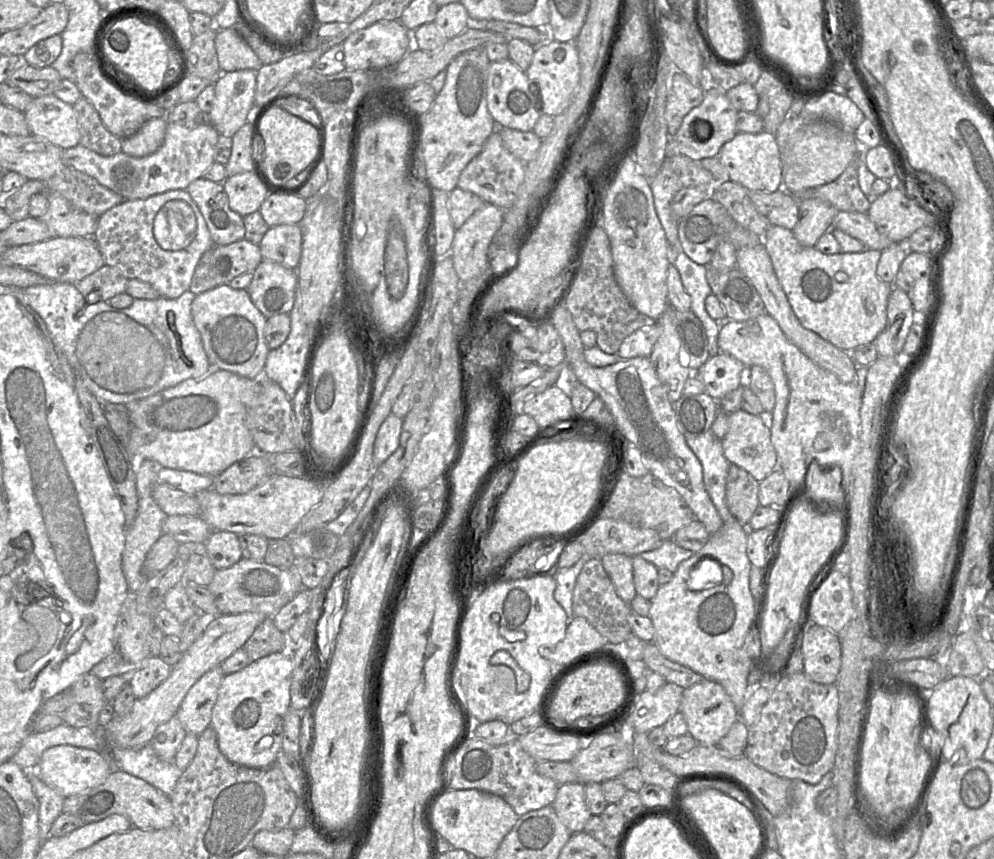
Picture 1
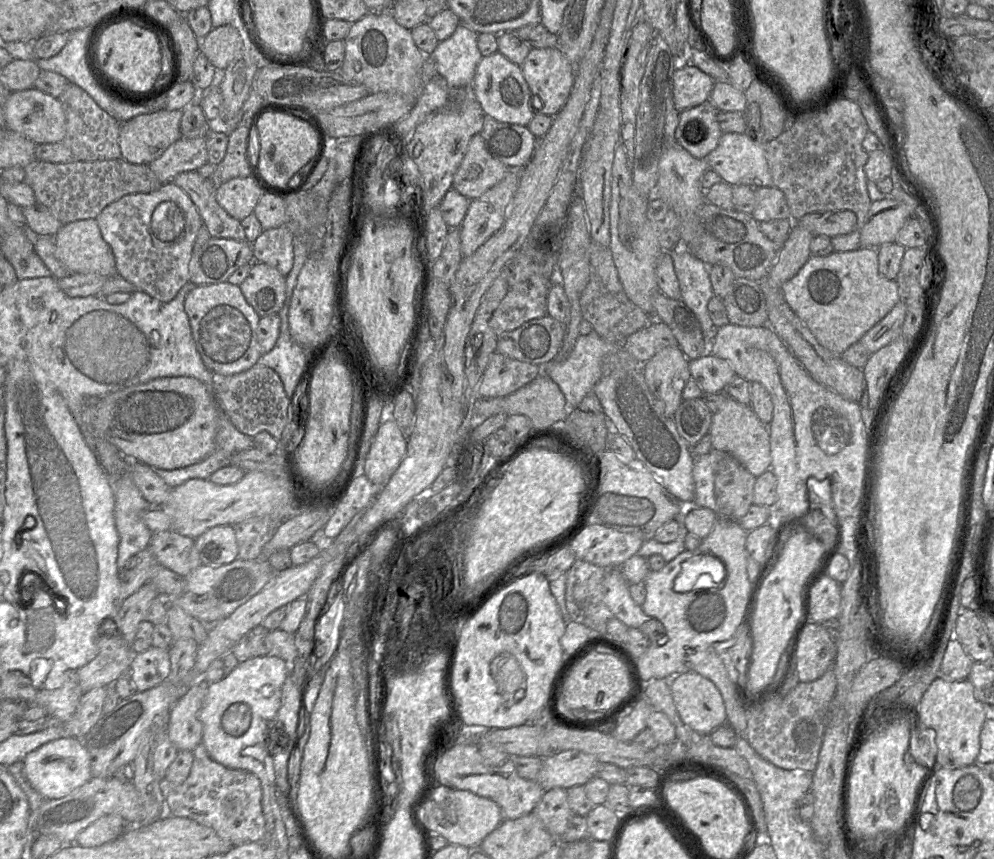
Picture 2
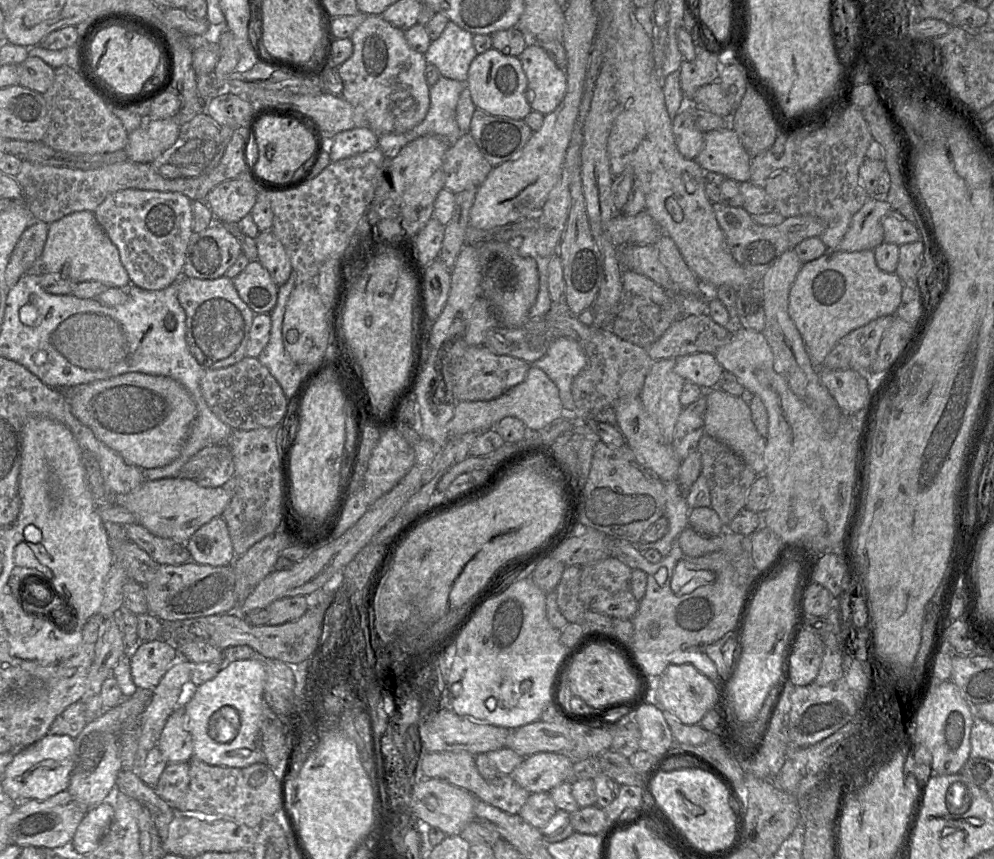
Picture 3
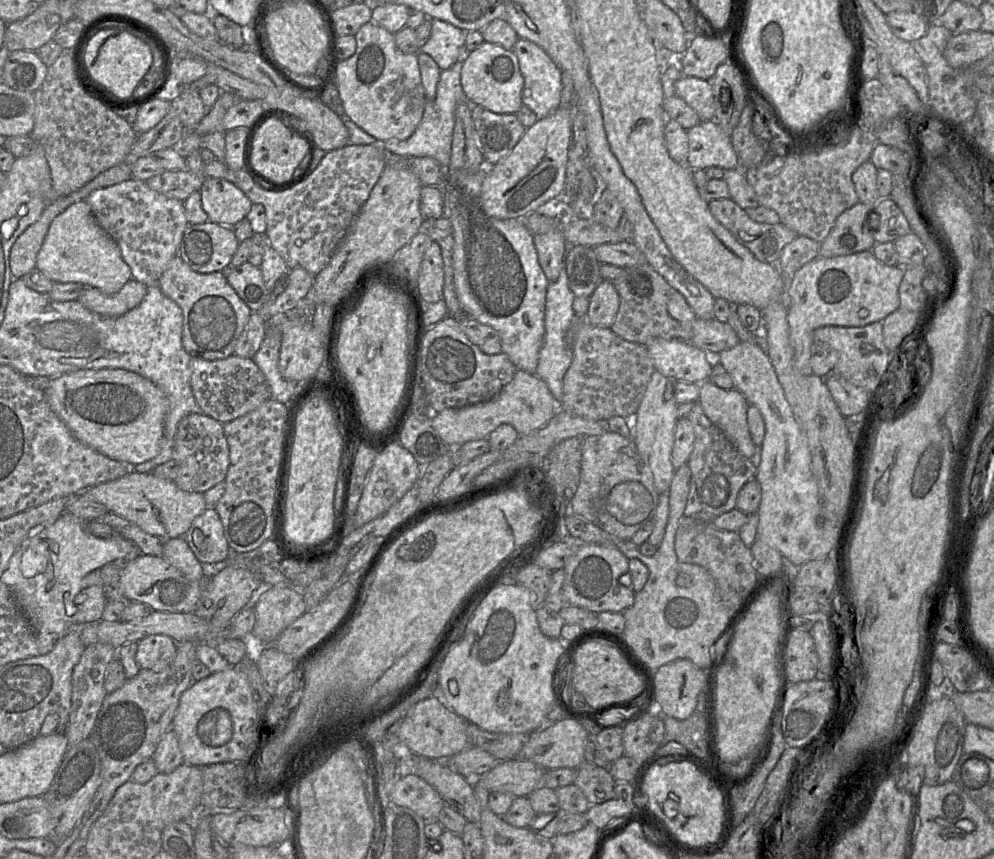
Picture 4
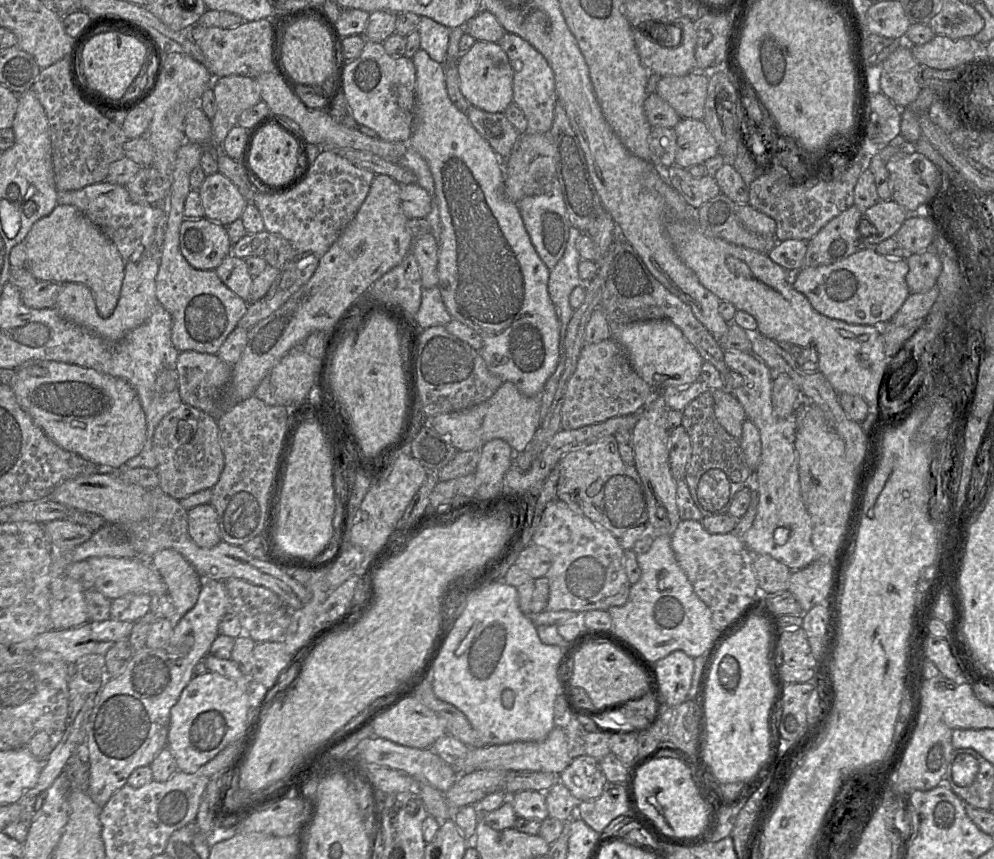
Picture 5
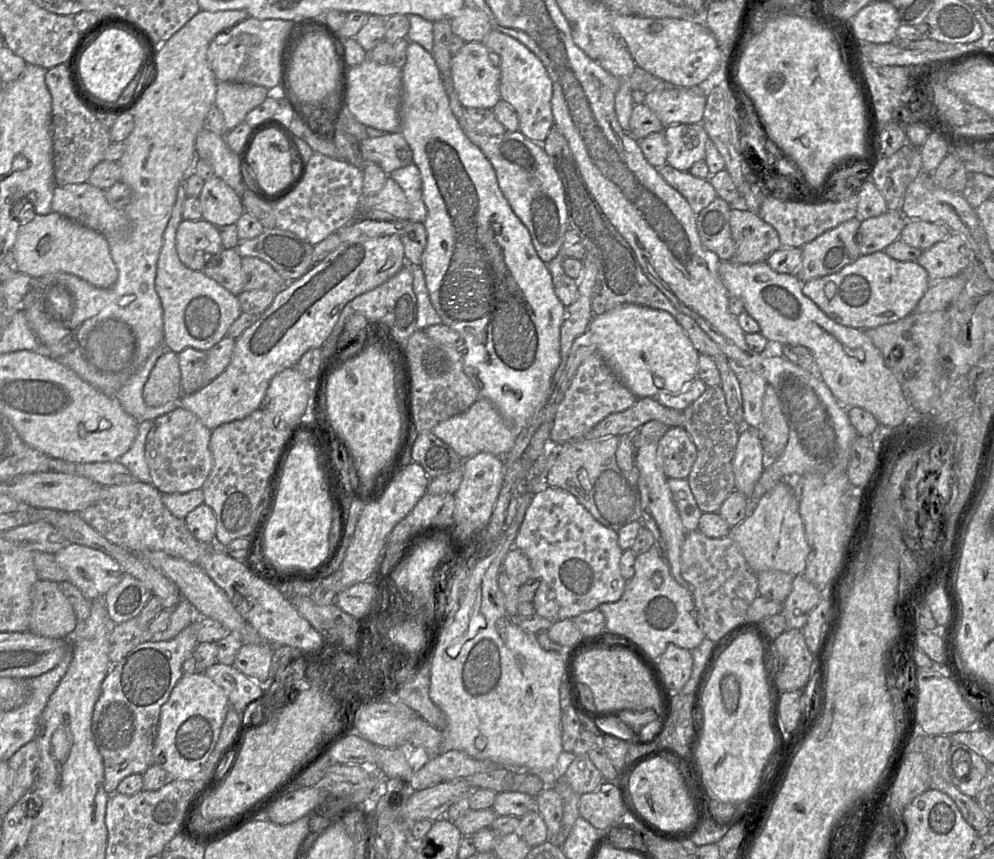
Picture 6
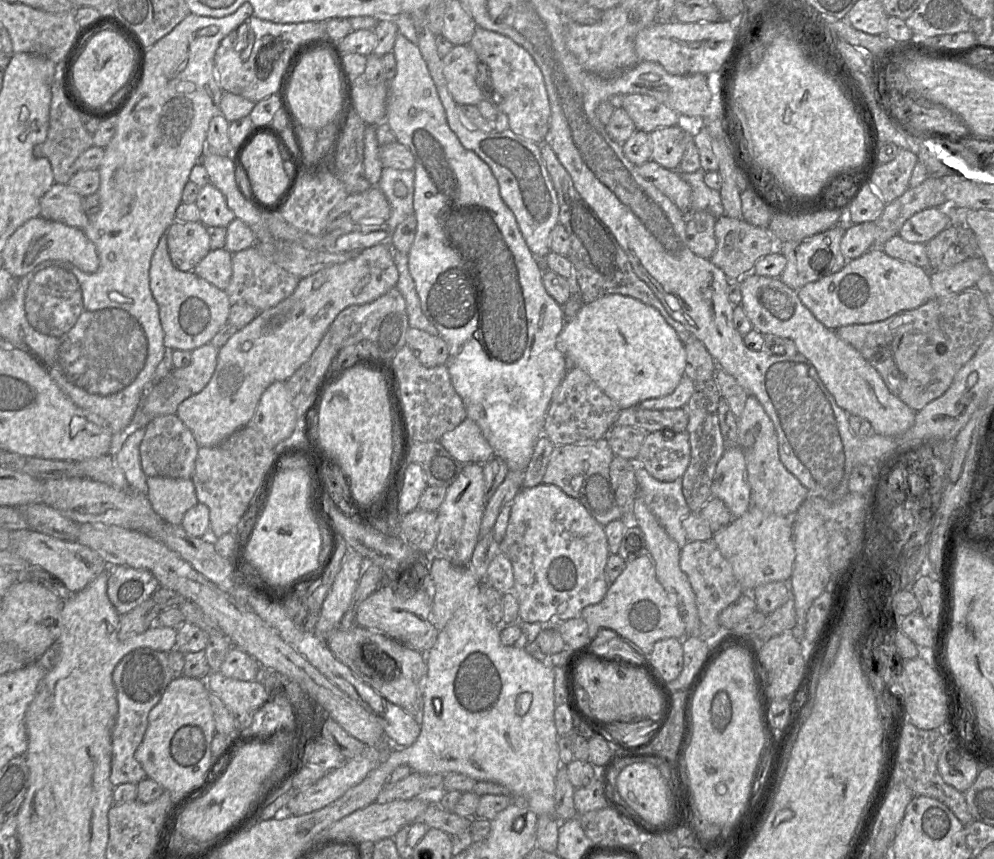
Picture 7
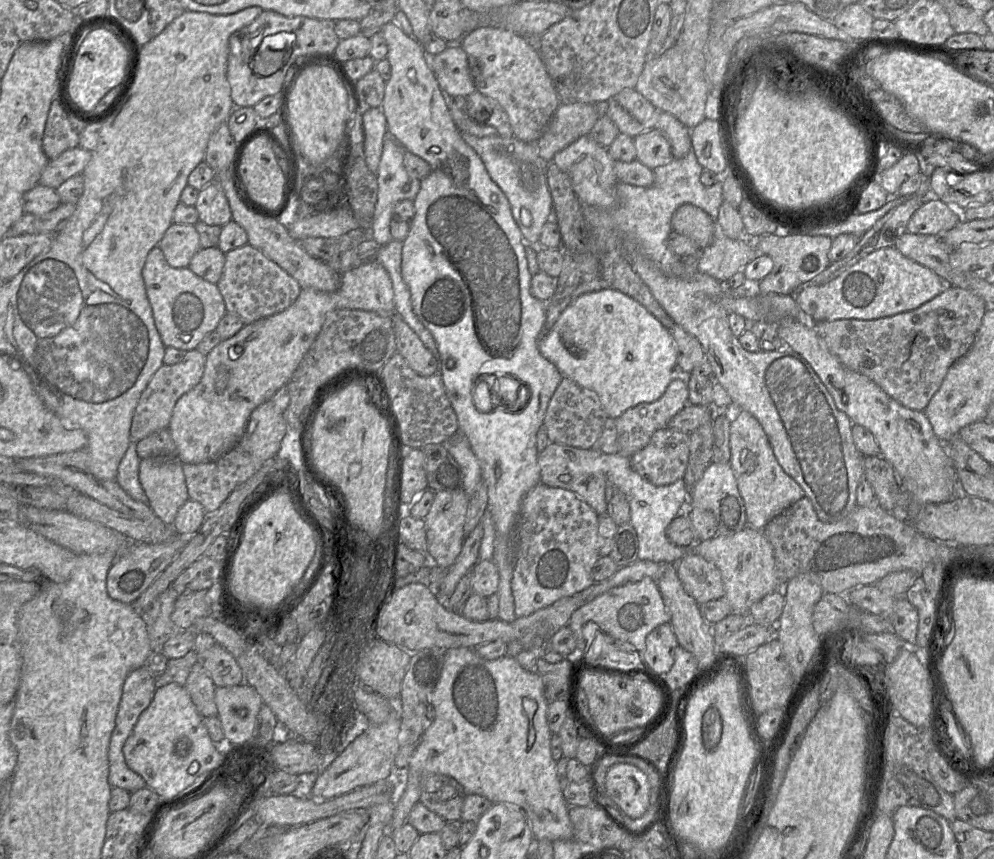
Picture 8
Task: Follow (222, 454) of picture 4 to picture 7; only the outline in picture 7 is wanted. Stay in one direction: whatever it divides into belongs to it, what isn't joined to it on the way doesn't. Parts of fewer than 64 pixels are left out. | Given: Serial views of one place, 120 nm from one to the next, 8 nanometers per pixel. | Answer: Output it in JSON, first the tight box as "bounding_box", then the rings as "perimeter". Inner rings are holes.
{"bounding_box":[139,414,199,479],"perimeter":[[[176,414],[159,416],[145,427],[145,434],[139,445],[140,464],[146,477],[167,477],[191,479],[199,446],[191,431]]]}

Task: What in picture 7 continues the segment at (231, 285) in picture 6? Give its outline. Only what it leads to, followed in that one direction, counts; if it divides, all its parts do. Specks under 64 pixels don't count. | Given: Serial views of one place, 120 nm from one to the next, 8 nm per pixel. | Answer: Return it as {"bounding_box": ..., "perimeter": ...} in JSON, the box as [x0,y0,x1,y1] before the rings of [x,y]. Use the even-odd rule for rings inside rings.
{"bounding_box":[193,249,232,291],"perimeter":[[[226,249],[210,250],[193,272],[224,291],[232,276],[232,253]]]}

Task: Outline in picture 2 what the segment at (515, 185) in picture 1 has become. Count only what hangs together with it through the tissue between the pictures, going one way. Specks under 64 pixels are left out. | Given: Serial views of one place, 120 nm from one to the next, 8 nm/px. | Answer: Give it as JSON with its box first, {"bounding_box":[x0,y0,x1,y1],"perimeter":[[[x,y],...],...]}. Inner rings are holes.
{"bounding_box":[452,134,509,200],"perimeter":[[[480,134],[472,136],[467,152],[454,174],[452,188],[470,200],[499,183],[509,168],[495,159]]]}

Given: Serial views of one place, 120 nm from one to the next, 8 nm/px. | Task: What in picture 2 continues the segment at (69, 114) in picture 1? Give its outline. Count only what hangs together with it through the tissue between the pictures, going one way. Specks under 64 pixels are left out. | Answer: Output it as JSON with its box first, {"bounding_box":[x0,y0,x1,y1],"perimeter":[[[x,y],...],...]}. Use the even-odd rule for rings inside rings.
{"bounding_box":[2,88,66,144],"perimeter":[[[36,88],[12,91],[2,105],[5,128],[20,133],[35,144],[62,142],[66,134],[66,118],[60,101]]]}

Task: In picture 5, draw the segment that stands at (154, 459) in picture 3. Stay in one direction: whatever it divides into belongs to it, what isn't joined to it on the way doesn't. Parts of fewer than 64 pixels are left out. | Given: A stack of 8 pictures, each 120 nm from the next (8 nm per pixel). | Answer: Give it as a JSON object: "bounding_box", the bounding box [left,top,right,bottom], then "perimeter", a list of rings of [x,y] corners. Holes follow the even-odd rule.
{"bounding_box":[10,360,147,471],"perimeter":[[[36,360],[29,361],[16,368],[16,372],[10,382],[10,386],[14,391],[19,405],[31,416],[34,423],[40,427],[51,440],[53,440],[61,448],[95,463],[101,468],[106,468],[113,471],[120,470],[129,459],[137,456],[145,445],[147,439],[147,426],[144,410],[135,389],[122,378],[110,376],[100,373],[92,368],[86,368],[75,364]]]}

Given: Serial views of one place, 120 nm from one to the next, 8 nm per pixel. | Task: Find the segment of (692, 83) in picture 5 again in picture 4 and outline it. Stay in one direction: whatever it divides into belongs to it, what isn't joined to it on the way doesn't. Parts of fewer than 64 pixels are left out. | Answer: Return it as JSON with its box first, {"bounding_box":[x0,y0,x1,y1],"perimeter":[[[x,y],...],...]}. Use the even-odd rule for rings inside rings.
{"bounding_box":[675,76,715,121],"perimeter":[[[682,76],[675,84],[675,92],[696,111],[701,121],[714,120],[715,104],[709,81]]]}

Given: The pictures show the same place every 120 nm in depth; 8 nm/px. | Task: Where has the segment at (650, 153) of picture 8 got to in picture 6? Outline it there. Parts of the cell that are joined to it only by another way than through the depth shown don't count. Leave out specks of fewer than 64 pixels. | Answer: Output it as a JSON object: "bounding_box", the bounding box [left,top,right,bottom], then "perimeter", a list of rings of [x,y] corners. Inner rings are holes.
{"bounding_box":[663,123,709,171],"perimeter":[[[702,123],[671,124],[663,132],[669,145],[667,163],[672,167],[689,171],[695,162],[705,159],[709,136]]]}

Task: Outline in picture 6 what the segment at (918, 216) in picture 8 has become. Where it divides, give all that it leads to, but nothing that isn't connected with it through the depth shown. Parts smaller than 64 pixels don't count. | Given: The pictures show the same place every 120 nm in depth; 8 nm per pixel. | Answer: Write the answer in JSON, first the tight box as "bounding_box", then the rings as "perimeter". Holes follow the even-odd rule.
{"bounding_box":[899,219,950,251],"perimeter":[[[911,219],[906,220],[899,239],[924,251],[944,240],[950,233],[949,228],[943,223]]]}

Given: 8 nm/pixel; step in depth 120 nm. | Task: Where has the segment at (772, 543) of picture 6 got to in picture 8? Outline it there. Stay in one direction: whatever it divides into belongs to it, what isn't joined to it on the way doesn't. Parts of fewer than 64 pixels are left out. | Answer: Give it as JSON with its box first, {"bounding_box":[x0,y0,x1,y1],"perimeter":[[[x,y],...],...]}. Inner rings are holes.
{"bounding_box":[683,525,780,615],"perimeter":[[[747,525],[745,528],[743,528],[741,531],[738,533],[732,535],[732,536],[720,536],[720,535],[715,535],[713,538],[702,541],[702,542],[695,542],[693,546],[691,547],[683,547],[683,548],[689,548],[689,550],[695,554],[698,554],[705,558],[706,560],[712,562],[720,571],[721,577],[722,577],[722,582],[724,586],[724,591],[725,591],[725,599],[729,603],[732,609],[732,614],[739,614],[739,615],[748,615],[751,606],[762,599],[764,596],[766,596],[769,593],[772,593],[780,588],[780,582],[779,579],[777,578],[777,570],[775,567],[775,558],[774,558],[774,551],[769,543],[769,541],[766,539],[764,536],[762,530],[757,530],[749,525]]]}

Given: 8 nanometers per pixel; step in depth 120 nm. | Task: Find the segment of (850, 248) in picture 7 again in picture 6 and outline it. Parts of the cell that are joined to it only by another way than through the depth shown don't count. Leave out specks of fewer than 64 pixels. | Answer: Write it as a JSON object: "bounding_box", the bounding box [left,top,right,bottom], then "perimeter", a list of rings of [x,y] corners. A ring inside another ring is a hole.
{"bounding_box":[856,210,906,255],"perimeter":[[[888,210],[861,222],[856,233],[860,255],[884,251],[888,245],[900,238],[906,218],[901,211]]]}

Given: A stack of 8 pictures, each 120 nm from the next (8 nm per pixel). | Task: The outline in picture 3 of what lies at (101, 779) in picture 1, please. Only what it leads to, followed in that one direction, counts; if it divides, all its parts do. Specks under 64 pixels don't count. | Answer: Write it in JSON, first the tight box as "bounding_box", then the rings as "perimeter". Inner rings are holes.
{"bounding_box":[1,734,74,801],"perimeter":[[[47,734],[38,742],[15,751],[12,762],[1,777],[4,792],[14,801],[46,800],[67,790],[73,768],[74,739],[68,735]]]}

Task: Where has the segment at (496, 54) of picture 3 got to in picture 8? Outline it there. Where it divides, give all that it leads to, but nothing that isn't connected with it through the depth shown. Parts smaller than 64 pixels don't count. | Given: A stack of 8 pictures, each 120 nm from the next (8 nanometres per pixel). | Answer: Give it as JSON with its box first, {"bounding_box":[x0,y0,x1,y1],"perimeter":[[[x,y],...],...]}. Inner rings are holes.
{"bounding_box":[429,43,477,97],"perimeter":[[[458,43],[430,56],[429,62],[444,94],[466,97],[477,90],[470,74],[468,55]]]}

